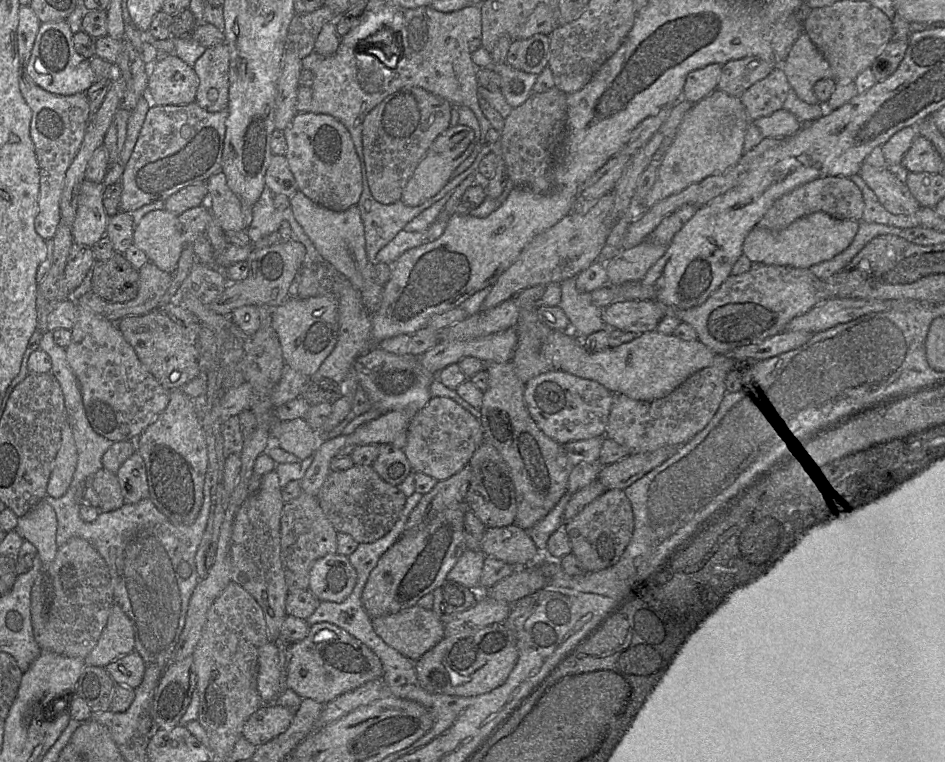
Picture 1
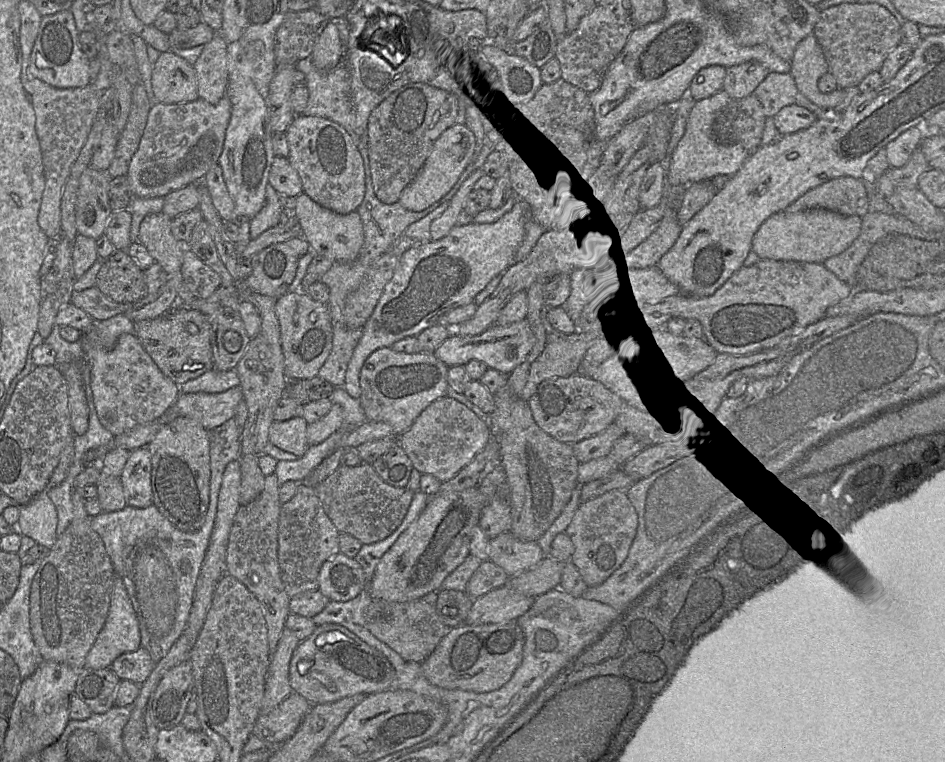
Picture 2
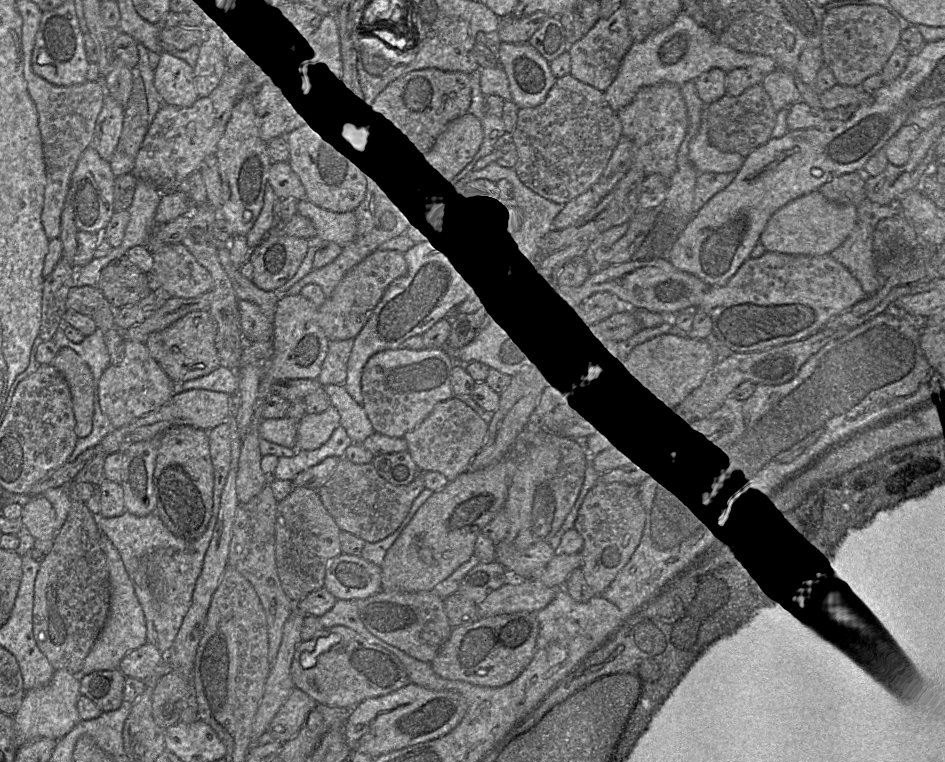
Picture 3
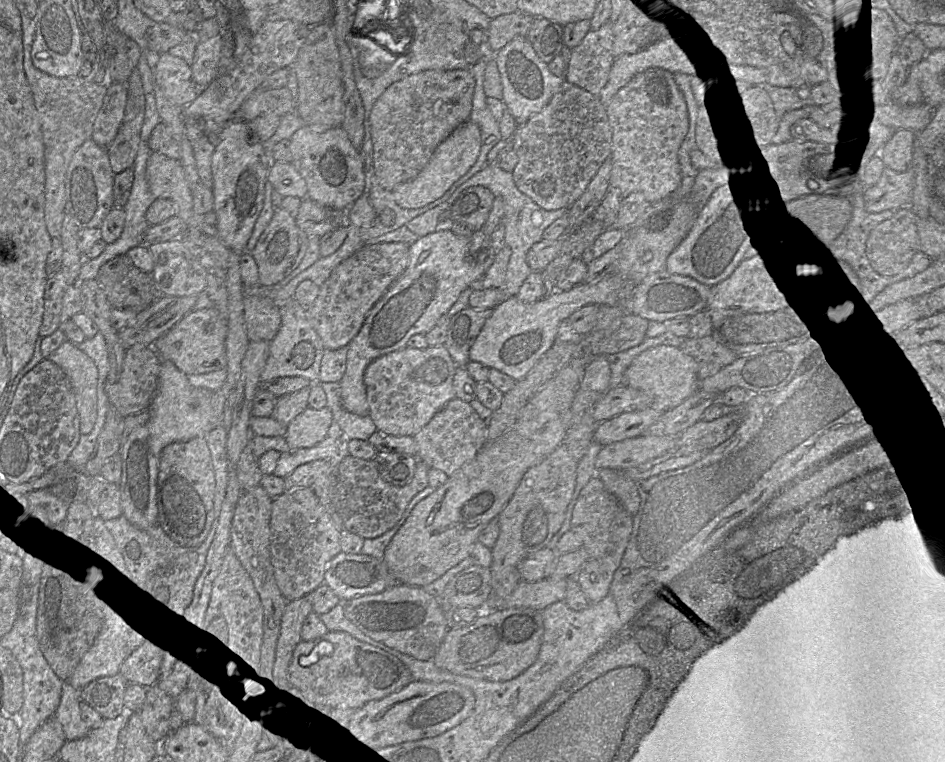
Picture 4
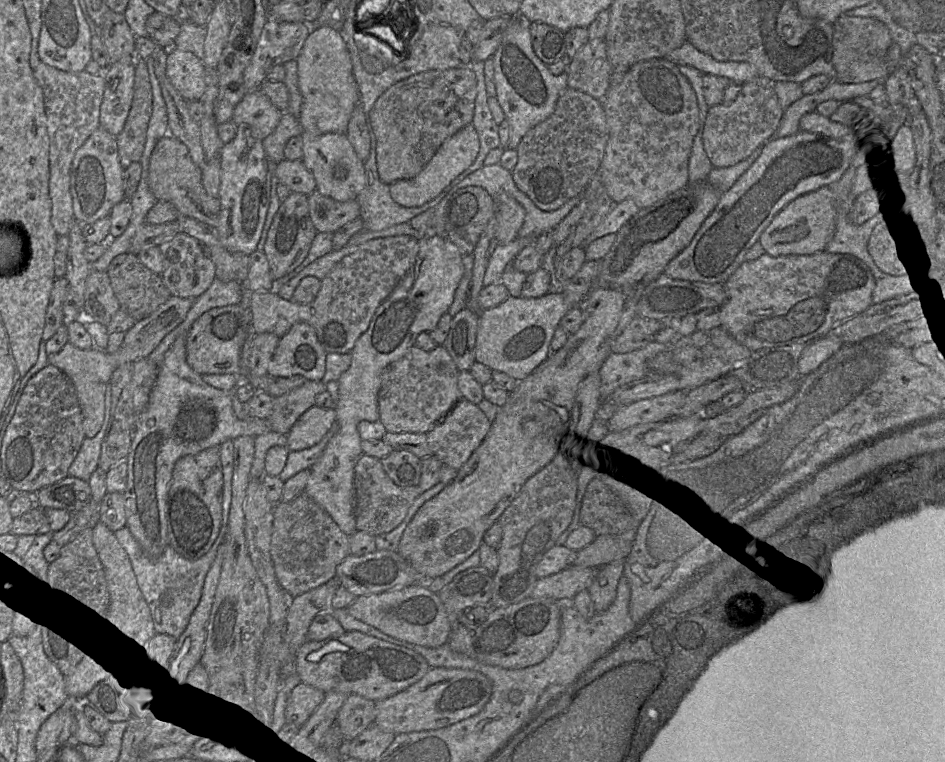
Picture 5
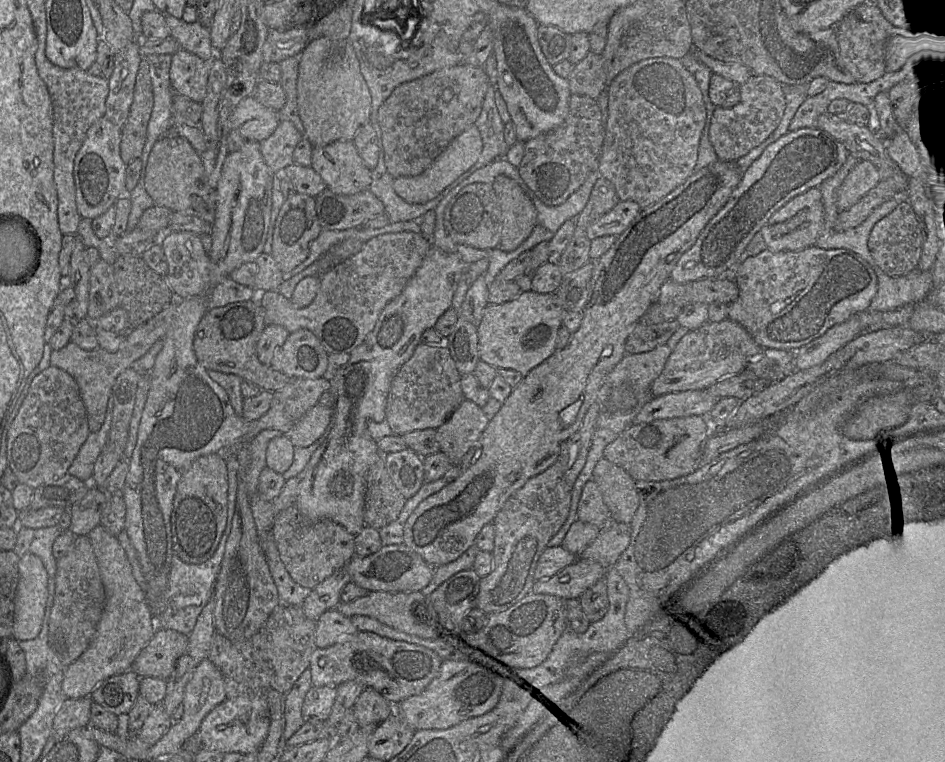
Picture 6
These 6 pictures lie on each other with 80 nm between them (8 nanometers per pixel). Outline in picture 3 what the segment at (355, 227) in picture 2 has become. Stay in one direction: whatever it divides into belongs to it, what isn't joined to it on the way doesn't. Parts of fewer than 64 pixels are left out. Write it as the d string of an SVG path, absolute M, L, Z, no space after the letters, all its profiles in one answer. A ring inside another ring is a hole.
M307 197L299 199L298 214L308 218L316 231L319 241L331 241L344 248L357 233L355 211L334 212L311 202Z

